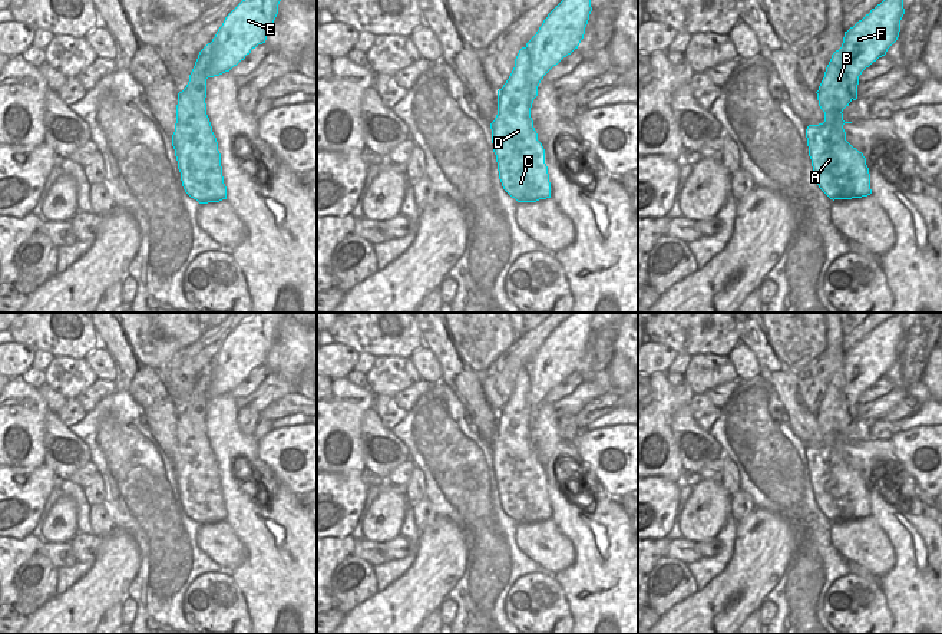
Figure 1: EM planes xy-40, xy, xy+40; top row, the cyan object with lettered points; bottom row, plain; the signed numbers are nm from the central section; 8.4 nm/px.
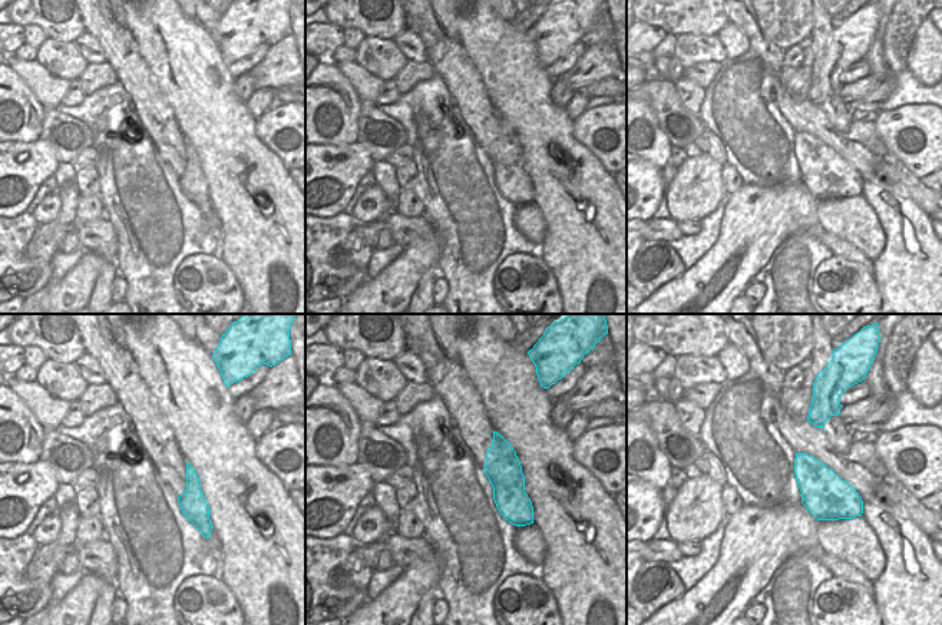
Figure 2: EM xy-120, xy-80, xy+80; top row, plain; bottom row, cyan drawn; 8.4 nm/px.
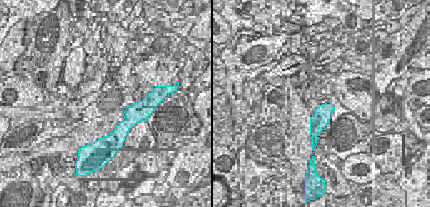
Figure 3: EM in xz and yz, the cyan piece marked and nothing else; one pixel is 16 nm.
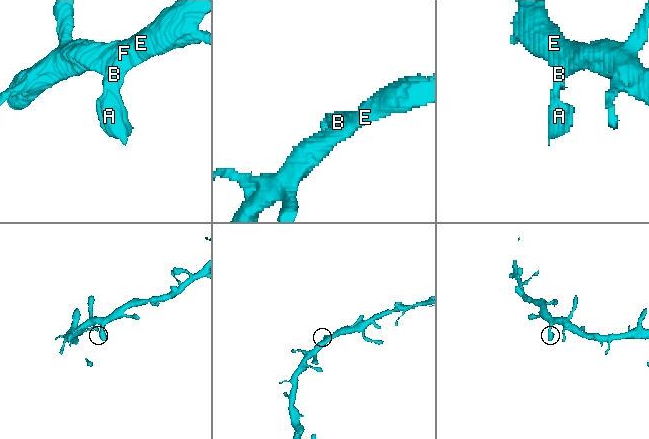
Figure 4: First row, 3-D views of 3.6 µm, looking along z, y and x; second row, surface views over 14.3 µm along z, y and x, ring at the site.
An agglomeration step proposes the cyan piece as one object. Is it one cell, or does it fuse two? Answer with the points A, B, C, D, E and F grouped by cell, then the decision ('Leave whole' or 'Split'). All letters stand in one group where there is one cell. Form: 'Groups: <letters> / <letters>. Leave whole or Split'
Groups: A B C D / E F. Split

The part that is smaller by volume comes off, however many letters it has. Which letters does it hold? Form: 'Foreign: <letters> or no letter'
Foreign: A, B, C, D

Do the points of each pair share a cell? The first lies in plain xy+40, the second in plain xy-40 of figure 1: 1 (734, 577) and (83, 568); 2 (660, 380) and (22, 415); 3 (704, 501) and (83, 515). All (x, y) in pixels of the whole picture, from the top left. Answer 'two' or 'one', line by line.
1: two
2: one
3: two

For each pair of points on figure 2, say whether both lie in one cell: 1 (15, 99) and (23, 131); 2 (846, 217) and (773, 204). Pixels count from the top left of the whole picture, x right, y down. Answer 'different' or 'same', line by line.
1: same
2: different

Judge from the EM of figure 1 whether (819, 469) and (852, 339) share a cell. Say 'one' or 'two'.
two

